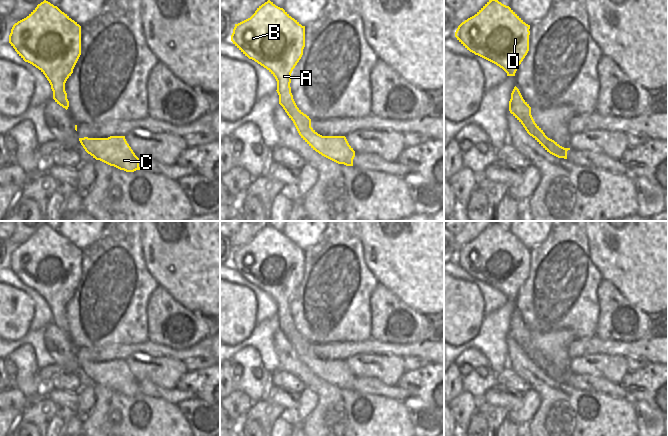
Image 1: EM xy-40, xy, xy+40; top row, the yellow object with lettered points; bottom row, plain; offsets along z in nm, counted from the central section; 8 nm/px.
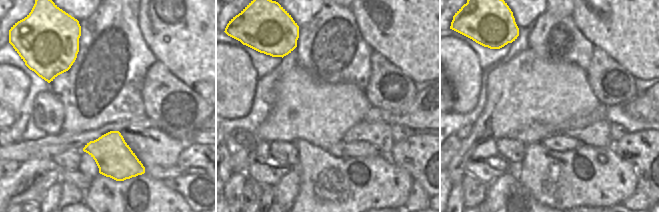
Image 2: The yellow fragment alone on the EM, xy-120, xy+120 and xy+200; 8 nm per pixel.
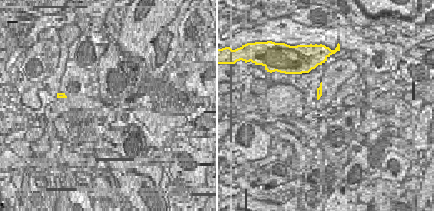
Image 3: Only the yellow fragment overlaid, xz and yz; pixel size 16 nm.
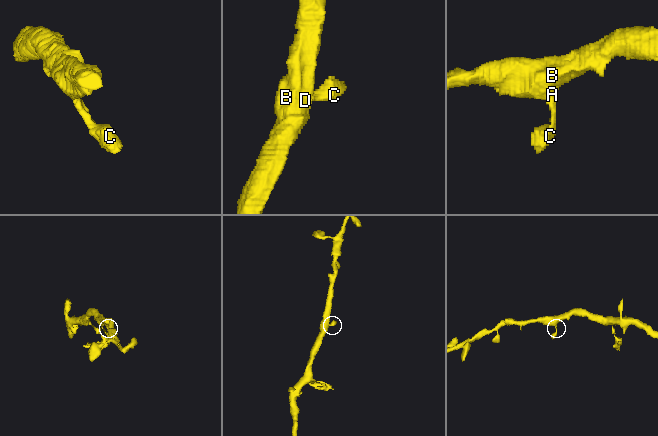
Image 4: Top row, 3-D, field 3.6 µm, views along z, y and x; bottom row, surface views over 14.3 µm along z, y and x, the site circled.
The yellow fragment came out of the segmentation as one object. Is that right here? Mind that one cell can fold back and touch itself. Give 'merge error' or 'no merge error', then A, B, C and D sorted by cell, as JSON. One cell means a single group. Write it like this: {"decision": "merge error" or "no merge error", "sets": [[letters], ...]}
{"decision": "no merge error", "sets": [["A", "B", "C", "D"]]}

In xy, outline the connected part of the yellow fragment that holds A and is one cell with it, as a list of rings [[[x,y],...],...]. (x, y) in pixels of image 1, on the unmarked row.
[[[268,224],[248,243],[235,248],[231,259],[233,268],[249,283],[266,292],[277,305],[279,328],[293,345],[301,362],[322,380],[346,390],[353,390],[355,375],[345,360],[322,360],[311,351],[311,343],[296,329],[291,317],[291,297],[303,279],[305,250],[292,242],[283,232]]]

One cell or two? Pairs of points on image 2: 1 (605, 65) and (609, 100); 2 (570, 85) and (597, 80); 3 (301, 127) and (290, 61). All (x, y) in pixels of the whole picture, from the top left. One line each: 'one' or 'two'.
1: one
2: two
3: two

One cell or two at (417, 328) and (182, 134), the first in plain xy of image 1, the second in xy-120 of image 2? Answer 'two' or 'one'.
one

